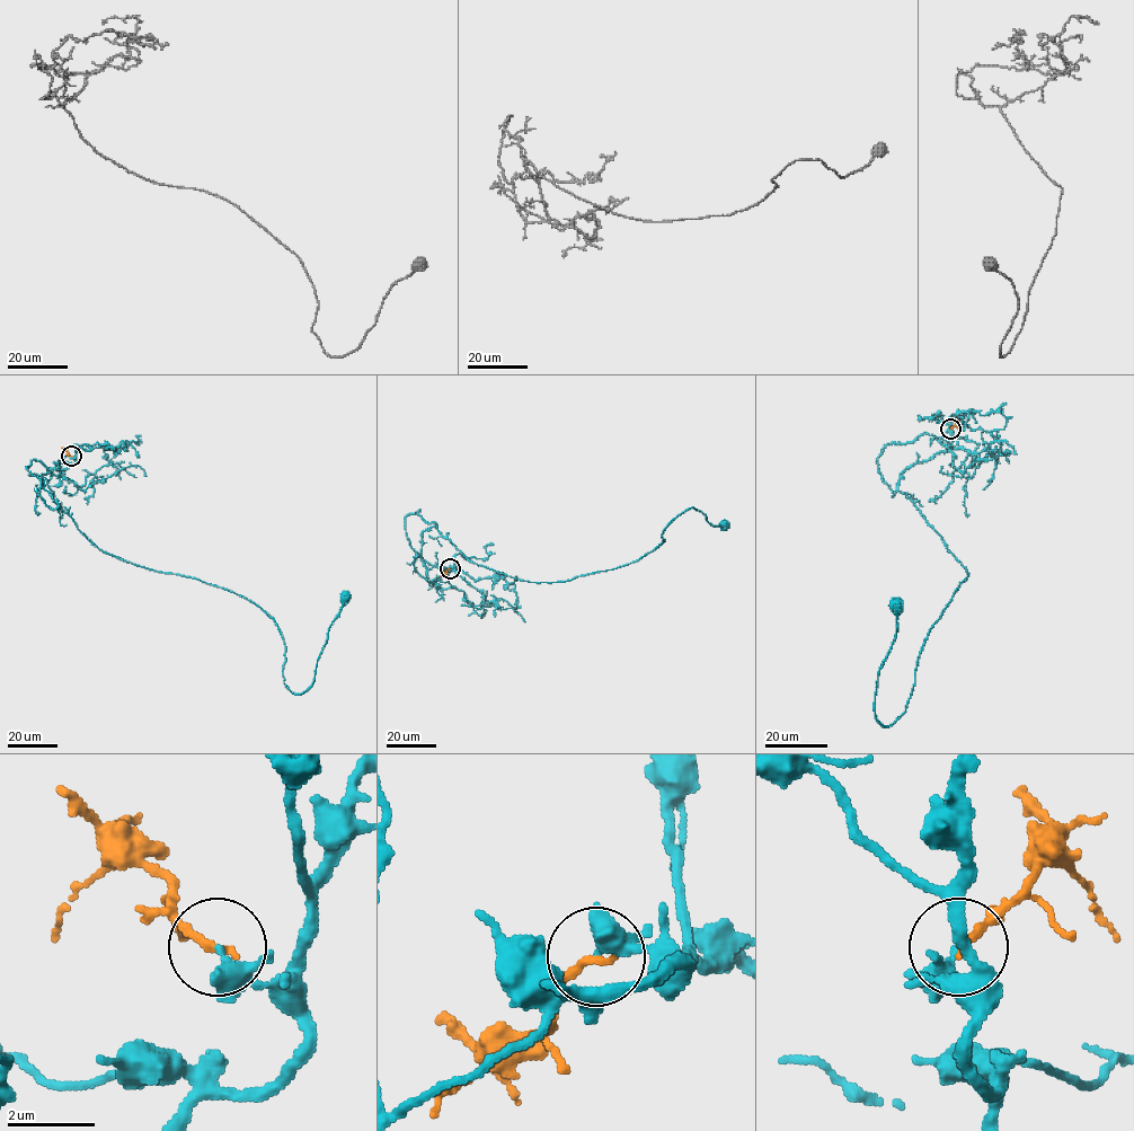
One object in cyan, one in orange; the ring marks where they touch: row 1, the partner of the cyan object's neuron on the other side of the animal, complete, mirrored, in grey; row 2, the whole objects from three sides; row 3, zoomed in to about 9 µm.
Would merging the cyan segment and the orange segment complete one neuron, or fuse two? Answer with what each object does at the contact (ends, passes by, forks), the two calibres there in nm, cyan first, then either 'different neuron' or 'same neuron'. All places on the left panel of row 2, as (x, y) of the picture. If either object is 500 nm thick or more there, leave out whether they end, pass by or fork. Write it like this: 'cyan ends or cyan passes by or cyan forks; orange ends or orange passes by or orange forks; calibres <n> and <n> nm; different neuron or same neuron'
cyan forks; orange ends; calibres 200 and 200 nm; different neuron

